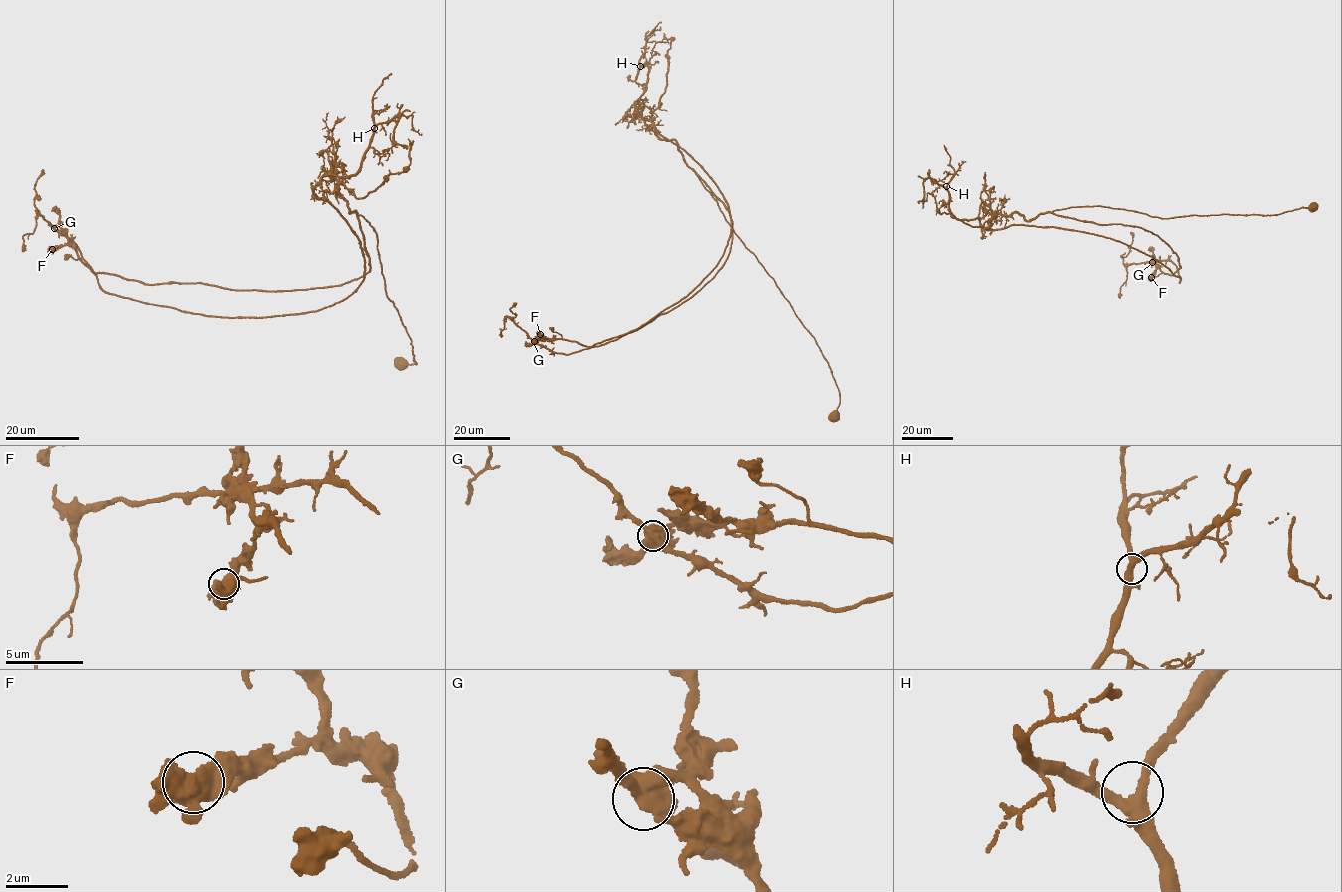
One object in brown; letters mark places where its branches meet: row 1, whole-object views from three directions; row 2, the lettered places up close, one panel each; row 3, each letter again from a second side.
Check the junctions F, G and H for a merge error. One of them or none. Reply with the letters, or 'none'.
G

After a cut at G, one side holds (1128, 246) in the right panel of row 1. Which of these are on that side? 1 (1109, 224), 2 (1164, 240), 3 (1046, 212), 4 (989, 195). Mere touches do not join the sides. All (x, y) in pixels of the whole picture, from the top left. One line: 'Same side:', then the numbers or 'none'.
Same side: none

